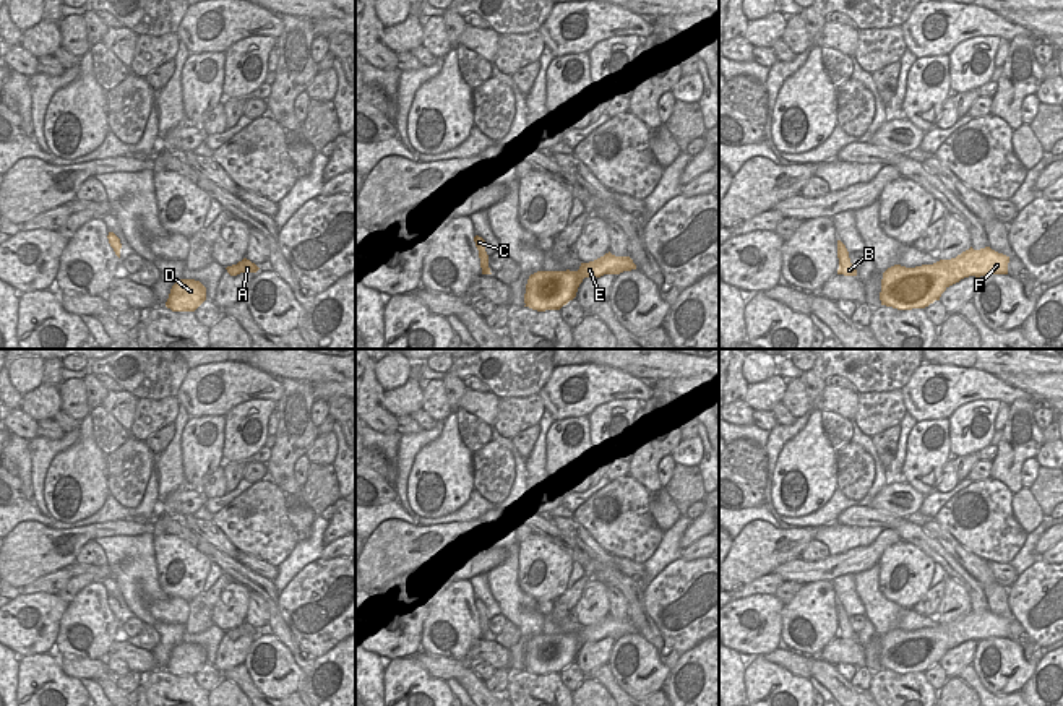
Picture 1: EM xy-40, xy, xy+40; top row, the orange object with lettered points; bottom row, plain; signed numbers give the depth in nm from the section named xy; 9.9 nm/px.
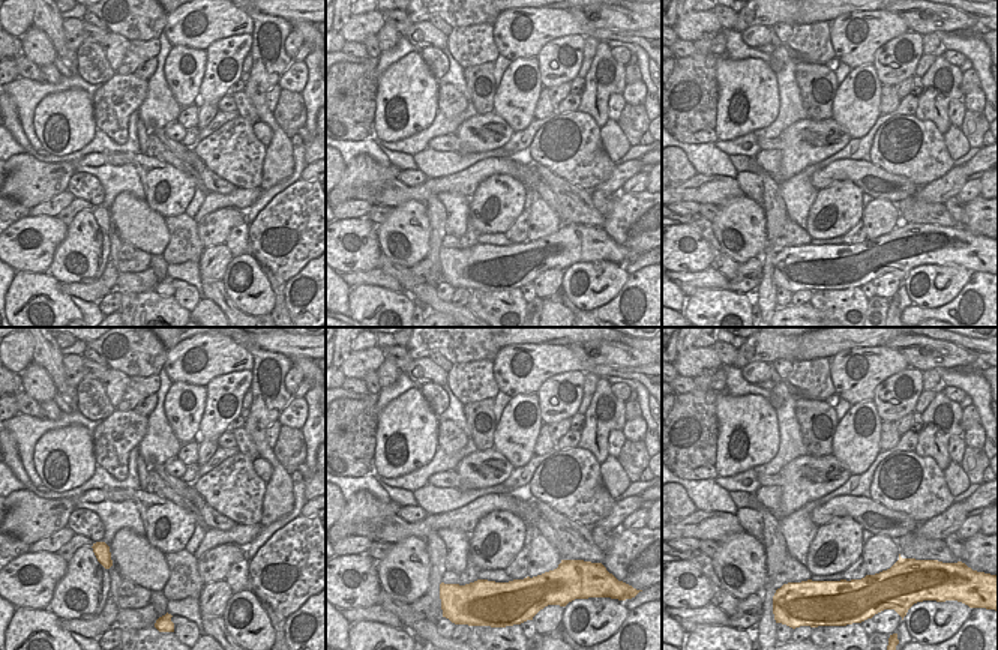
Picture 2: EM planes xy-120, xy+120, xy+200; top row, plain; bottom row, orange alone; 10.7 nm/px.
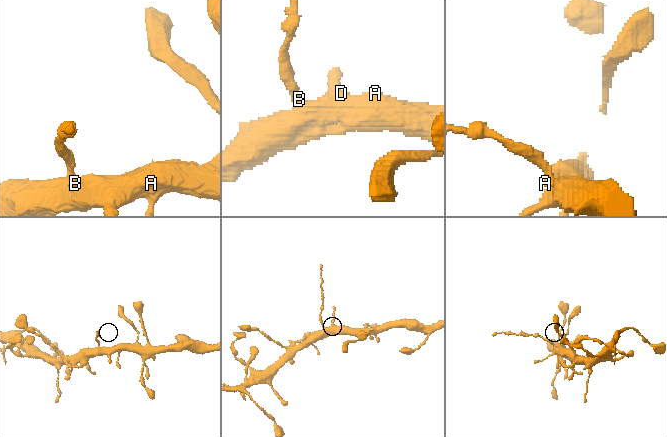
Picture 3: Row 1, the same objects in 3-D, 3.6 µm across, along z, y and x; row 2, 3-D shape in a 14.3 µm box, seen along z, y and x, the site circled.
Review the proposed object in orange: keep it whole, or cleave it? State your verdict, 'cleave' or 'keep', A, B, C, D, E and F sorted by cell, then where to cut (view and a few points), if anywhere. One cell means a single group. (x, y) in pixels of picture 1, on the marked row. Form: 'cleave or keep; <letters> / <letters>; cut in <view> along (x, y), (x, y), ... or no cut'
cleave; A B D E F / C; cut in xy+40 along (841, 244), (847, 253)

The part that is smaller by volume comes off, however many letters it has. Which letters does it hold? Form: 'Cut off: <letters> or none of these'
Cut off: C

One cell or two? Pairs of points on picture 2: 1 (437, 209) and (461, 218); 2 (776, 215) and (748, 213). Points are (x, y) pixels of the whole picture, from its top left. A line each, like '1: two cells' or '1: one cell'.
1: two cells
2: two cells

